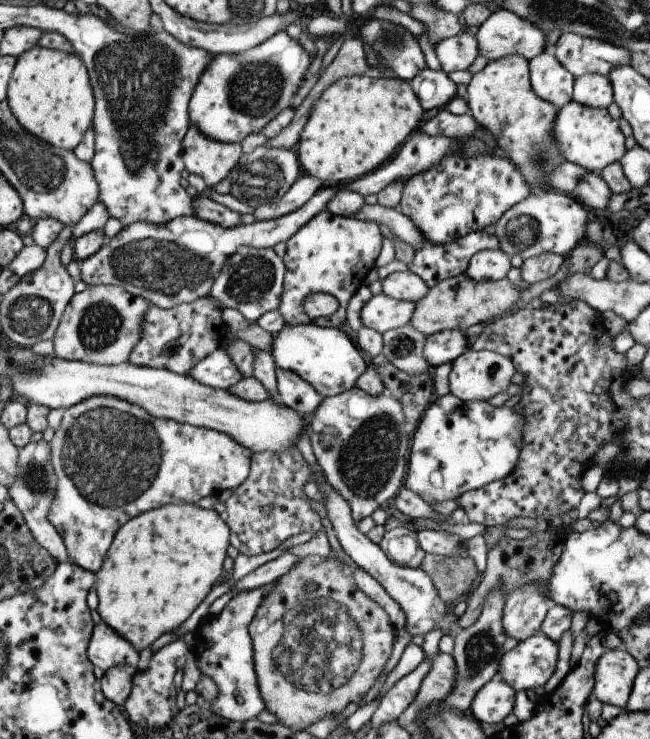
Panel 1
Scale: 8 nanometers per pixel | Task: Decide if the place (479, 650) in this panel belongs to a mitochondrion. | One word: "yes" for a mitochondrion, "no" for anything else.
yes

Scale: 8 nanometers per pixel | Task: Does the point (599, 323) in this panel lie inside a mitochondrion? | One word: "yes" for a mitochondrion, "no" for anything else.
no

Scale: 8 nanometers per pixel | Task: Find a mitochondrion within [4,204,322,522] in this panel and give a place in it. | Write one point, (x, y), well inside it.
(111, 456)

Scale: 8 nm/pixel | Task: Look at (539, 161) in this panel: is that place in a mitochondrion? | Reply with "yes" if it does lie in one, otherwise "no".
yes

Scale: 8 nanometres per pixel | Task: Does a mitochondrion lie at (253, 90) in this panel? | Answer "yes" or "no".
yes

